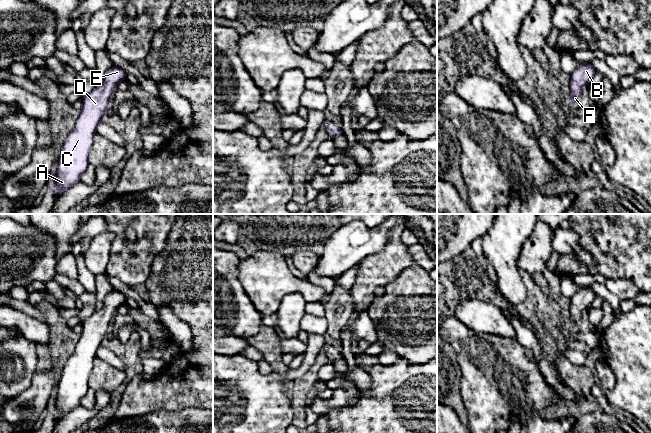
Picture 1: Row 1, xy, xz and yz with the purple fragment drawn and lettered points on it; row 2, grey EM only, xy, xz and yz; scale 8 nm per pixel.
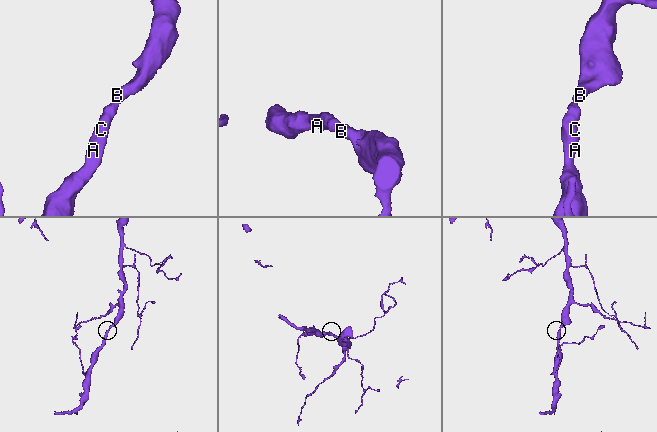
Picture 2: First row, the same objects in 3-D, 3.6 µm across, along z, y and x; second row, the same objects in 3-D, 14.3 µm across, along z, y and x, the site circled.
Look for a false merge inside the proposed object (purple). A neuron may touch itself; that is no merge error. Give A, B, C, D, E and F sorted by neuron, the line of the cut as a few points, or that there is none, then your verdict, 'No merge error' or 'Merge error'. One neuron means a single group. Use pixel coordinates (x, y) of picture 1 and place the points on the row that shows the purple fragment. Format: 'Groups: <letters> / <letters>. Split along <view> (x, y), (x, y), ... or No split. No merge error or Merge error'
Groups: A B C D E F. No split. No merge error

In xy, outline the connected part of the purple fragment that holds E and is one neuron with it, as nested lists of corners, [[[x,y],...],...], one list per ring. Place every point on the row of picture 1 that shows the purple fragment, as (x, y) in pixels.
[[[113,65],[104,75],[104,83],[96,86],[83,99],[82,109],[75,120],[74,129],[67,135],[57,162],[57,174],[49,184],[56,198],[81,181],[81,175],[89,166],[89,153],[93,146],[96,129],[110,102],[117,85],[127,73]]]

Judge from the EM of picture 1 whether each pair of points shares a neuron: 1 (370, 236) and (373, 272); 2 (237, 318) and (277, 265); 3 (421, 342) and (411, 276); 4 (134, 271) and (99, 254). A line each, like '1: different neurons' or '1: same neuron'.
1: different neurons
2: different neurons
3: same neuron
4: different neurons

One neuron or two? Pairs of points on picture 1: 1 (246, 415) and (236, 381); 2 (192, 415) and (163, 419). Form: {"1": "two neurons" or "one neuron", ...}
{"1": "one neuron", "2": "one neuron"}

